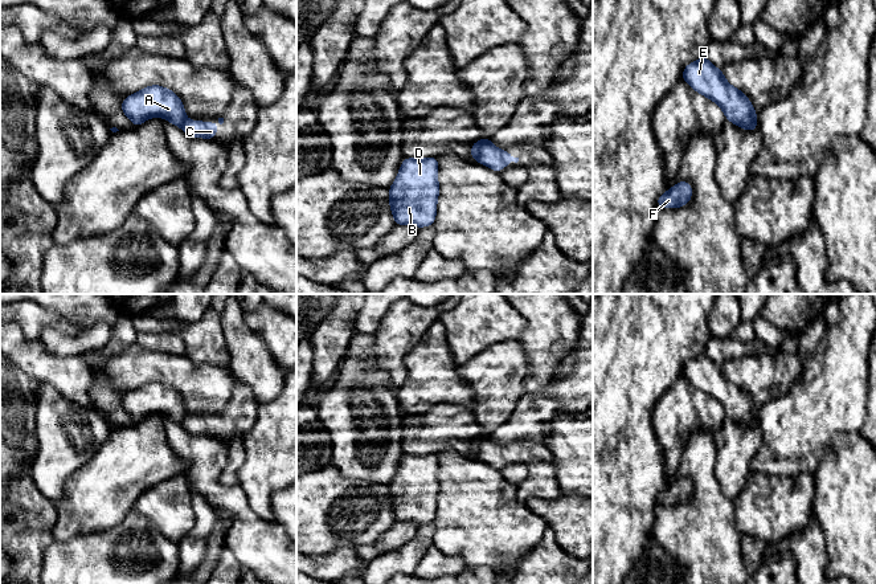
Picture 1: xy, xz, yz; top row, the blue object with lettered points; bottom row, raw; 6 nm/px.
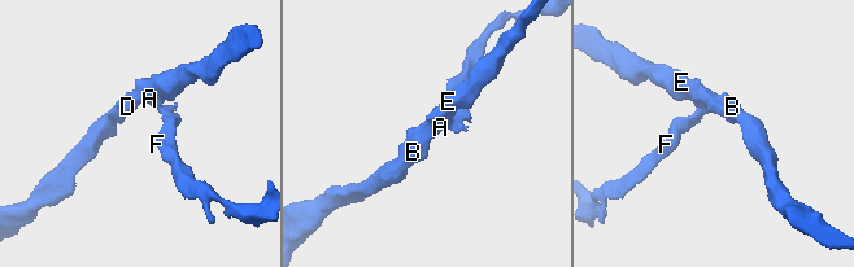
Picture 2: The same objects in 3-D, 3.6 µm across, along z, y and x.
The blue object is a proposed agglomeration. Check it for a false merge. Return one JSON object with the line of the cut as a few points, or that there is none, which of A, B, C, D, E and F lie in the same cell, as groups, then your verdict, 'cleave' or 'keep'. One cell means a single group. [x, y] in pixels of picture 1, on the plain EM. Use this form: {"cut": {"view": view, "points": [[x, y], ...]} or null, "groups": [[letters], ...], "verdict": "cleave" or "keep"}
{"cut": {"view": "xz", "points": [[487, 433], [477, 456]]}, "groups": [["A", "B", "D", "E"], ["C", "F"]], "verdict": "cleave"}

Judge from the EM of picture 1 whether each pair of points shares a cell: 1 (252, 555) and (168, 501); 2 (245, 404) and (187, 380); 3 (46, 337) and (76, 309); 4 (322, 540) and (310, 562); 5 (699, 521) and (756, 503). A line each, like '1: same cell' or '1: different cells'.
1: different cells
2: different cells
3: different cells
4: different cells
5: different cells

